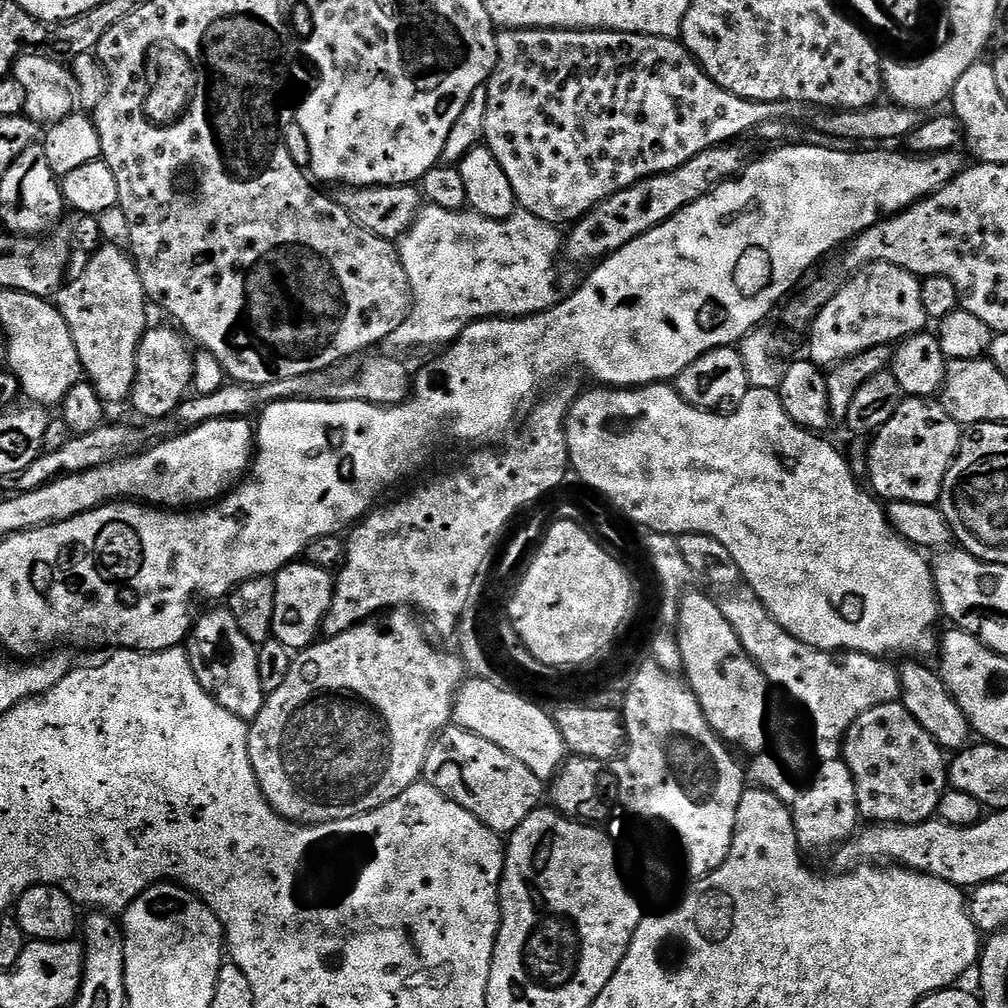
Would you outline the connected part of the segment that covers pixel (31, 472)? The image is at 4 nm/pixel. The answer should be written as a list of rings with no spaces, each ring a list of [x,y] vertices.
[[[105,422],[100,427],[95,428],[90,434],[72,436],[68,438],[68,441],[61,448],[56,448],[53,452],[51,450],[41,452],[37,460],[30,462],[30,466],[26,466],[26,470],[22,470],[16,476],[7,477],[8,492],[16,494],[34,491],[35,488],[40,488],[65,474],[88,471],[91,468],[110,463],[117,459],[118,454],[135,453],[141,447],[139,444],[146,440],[145,433],[141,429],[140,432],[136,428],[131,428],[128,424]]]

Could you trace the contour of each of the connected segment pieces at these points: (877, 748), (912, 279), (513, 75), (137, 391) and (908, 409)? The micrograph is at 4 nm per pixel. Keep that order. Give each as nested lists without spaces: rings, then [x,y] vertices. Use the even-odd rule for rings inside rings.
[[[900,702],[875,704],[861,714],[844,739],[842,759],[854,774],[861,817],[876,826],[921,824],[933,819],[950,788],[945,749]]]
[[[868,264],[859,272],[853,272],[847,277],[848,281],[825,299],[822,310],[816,315],[810,325],[812,337],[808,340],[807,359],[824,370],[841,364],[844,360],[854,358],[871,348],[883,344],[895,345],[905,336],[914,336],[929,327],[930,319],[922,306],[921,281],[912,273],[902,270],[893,264]]]
[[[505,28],[496,33],[496,68],[492,71],[492,77],[489,78],[486,87],[488,101],[484,144],[494,154],[494,158],[498,158],[506,178],[510,178],[510,186],[514,186],[517,205],[523,211],[542,218],[547,224],[557,226],[568,226],[580,220],[587,212],[591,212],[594,206],[634,186],[639,180],[661,176],[664,172],[673,172],[678,166],[690,162],[690,158],[702,154],[702,150],[723,146],[743,137],[740,136],[743,132],[752,132],[755,128],[770,123],[771,120],[784,120],[787,116],[796,116],[802,112],[799,104],[787,102],[771,104],[738,98],[738,94],[722,90],[718,82],[711,80],[679,39],[647,36],[637,32],[606,32],[583,28]]]
[[[149,327],[138,346],[130,404],[148,422],[170,415],[183,403],[194,384],[194,356],[191,351],[188,353],[189,341],[175,327],[172,328]]]
[[[922,396],[901,400],[898,410],[894,410],[894,418],[870,440],[866,480],[871,491],[884,502],[905,500],[936,504],[961,439],[961,425],[946,414],[943,403]]]

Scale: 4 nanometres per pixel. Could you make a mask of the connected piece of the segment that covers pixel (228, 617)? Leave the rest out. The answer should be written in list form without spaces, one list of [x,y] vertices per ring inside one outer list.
[[[212,606],[209,608],[212,608],[209,610],[209,612],[201,611],[199,615],[195,617],[194,623],[192,625],[192,631],[189,632],[188,639],[186,641],[186,651],[188,653],[188,657],[190,658],[190,662],[194,666],[194,674],[198,678],[200,685],[203,686],[205,690],[208,691],[221,706],[223,706],[226,710],[230,710],[230,714],[234,714],[246,722],[251,722],[258,718],[258,714],[262,710],[262,706],[264,705],[266,699],[264,687],[258,678],[258,654],[256,653],[257,645],[252,644],[250,642],[250,638],[246,638],[246,634],[242,634],[242,630],[238,630],[238,622],[234,618],[234,614],[227,606]]]

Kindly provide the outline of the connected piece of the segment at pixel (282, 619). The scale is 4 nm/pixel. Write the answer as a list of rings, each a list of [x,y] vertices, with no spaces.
[[[288,562],[275,573],[274,579],[276,589],[274,590],[274,618],[272,619],[273,637],[290,650],[306,649],[321,635],[324,616],[332,605],[332,596],[336,593],[333,573],[329,569],[319,568],[307,562]]]

